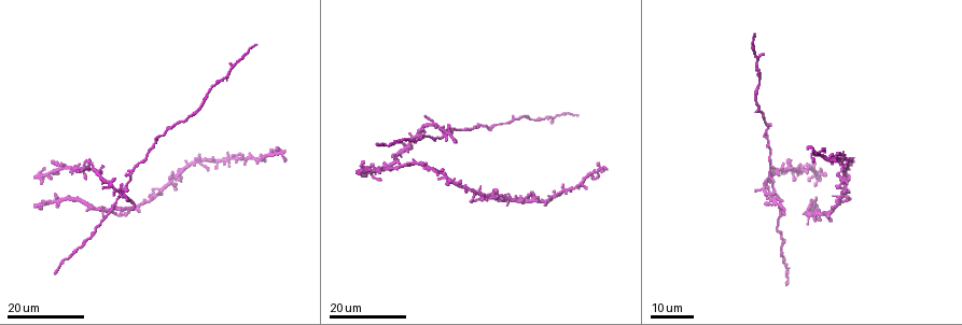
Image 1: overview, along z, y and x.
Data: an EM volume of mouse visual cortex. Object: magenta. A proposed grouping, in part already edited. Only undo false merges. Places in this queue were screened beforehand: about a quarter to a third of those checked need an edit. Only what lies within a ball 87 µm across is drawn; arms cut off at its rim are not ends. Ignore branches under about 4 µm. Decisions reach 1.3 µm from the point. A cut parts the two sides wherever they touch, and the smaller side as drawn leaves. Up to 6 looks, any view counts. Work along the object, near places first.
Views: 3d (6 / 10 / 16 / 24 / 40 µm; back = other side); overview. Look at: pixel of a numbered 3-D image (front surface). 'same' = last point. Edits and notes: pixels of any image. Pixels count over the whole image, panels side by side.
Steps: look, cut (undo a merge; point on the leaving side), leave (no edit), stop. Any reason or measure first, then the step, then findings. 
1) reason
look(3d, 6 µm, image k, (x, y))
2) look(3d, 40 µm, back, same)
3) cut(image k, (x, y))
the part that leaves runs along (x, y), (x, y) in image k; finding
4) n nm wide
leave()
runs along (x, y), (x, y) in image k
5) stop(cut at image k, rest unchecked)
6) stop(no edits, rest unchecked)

three arms meet
look(3d, 24 µm, image 1, (455, 129))

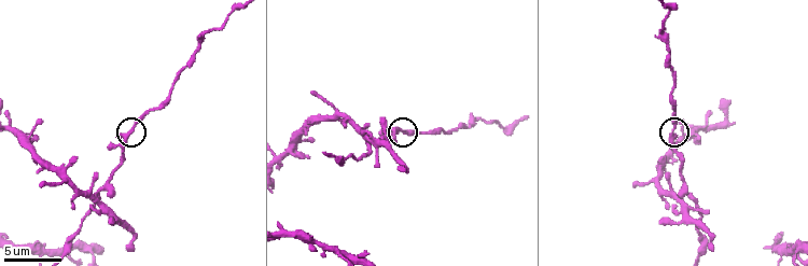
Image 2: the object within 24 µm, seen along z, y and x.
closer look
look(3d, 6 µm, image 2, (132, 131))

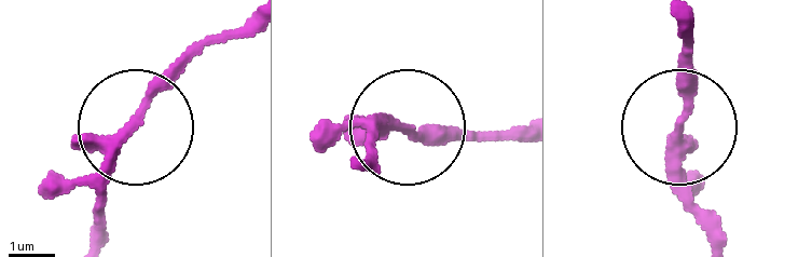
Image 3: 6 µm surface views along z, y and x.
leave()
runs along (361, 164), (381, 130), (489, 130) in image 3; one neuron here

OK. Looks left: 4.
looks like a crossing
look(3d, 24 µm, image 1, (55, 202))

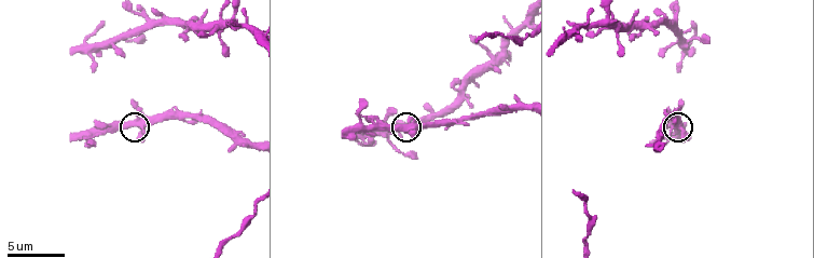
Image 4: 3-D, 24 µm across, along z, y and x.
zoom in
look(3d, 10 µm, image 4, (138, 126))

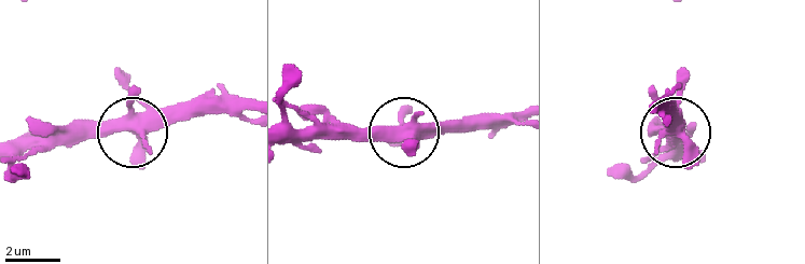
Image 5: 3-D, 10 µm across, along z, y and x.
410 nm wide
leave()
continuous, no second neuron

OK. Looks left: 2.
look(3d, 10 µm, image 2, (96, 192))

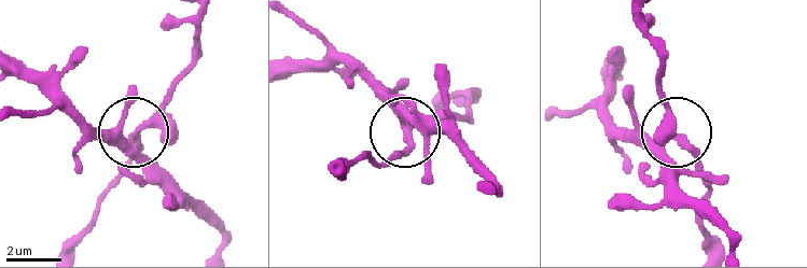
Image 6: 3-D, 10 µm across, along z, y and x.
look(3d, 6 µm, image 6, (137, 131))

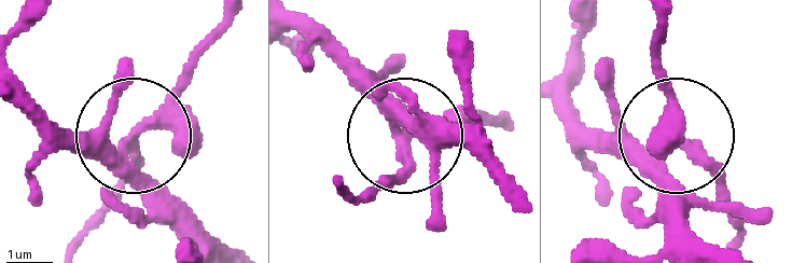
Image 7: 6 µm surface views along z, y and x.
leave()
all the same neuron

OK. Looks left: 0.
stop(no edits, rest unchecked)

